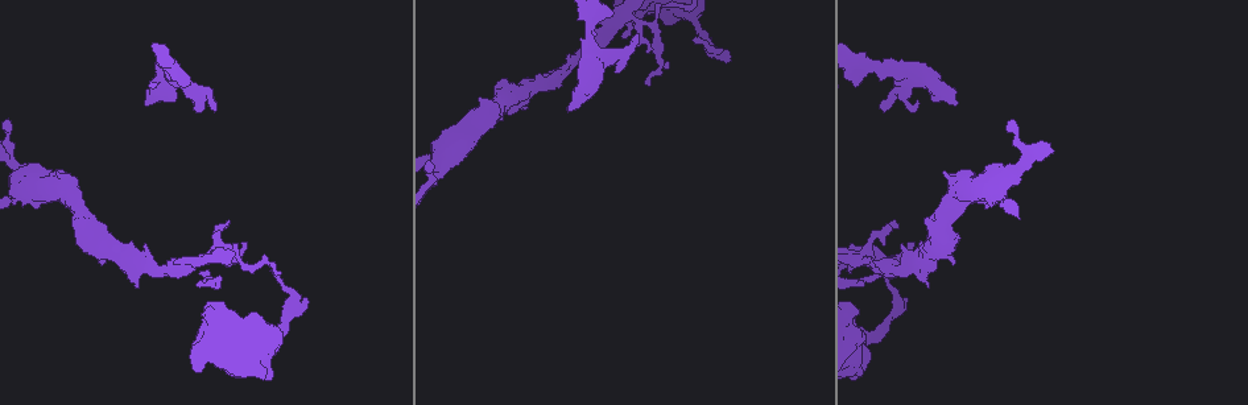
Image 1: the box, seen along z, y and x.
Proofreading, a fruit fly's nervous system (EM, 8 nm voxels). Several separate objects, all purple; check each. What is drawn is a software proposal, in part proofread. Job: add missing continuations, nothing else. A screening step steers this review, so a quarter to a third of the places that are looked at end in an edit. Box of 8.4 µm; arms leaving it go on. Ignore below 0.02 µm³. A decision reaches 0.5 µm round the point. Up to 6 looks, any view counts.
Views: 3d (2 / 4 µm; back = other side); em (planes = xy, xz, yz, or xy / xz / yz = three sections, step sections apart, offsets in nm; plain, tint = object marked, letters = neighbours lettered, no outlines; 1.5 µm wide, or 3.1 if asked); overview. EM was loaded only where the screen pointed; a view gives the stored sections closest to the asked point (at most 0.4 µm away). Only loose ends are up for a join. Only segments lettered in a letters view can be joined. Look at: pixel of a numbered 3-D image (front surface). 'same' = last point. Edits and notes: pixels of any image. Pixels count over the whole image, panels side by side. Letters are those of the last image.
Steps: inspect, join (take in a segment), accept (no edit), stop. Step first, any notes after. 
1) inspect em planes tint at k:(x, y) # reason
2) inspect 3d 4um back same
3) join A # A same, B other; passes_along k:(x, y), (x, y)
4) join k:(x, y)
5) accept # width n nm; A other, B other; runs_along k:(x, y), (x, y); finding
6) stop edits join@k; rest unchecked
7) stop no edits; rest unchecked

inspect em planes letters at 1:(896, 226) # an open end

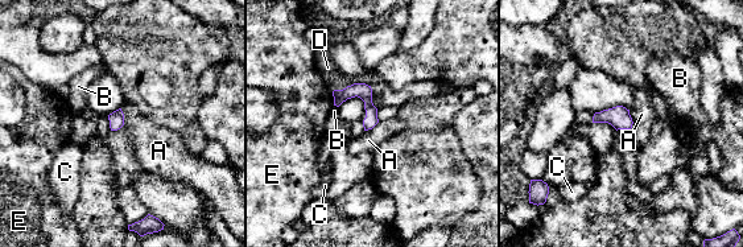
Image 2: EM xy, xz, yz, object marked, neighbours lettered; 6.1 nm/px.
accept # width 80 nm; longest_contact A 120 nm; A other, B other, C other, D other, E other; no lettered segment goes on from it

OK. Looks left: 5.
inspect em planes letters at 1:(217, 110) # free end

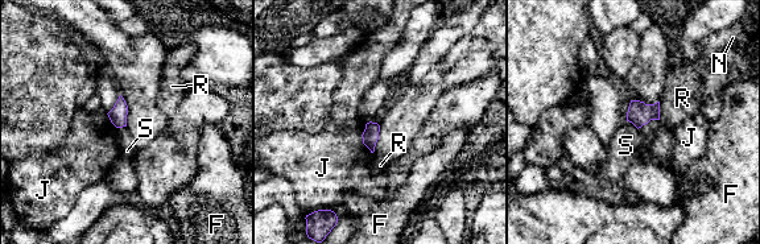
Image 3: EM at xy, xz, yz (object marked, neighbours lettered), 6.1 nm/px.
accept # F other, J other, N other, R other, S other; border 3:(626, 120), (637, 129); none of them fits

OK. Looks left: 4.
inspect 3d 2um at 1:(730, 57) # tapers out

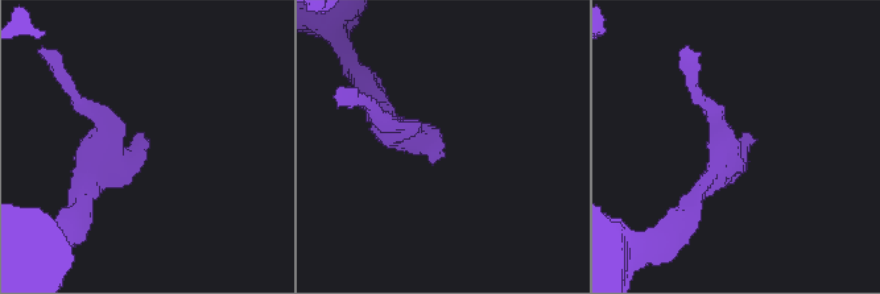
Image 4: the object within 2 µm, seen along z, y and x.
inspect em xz step 8 letters at 4:(744, 135)

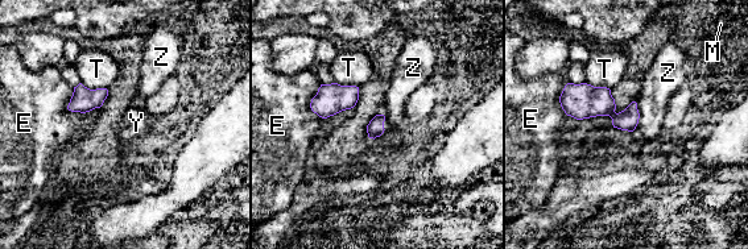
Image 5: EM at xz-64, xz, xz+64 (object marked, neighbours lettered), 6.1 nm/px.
inspect em planes letters same

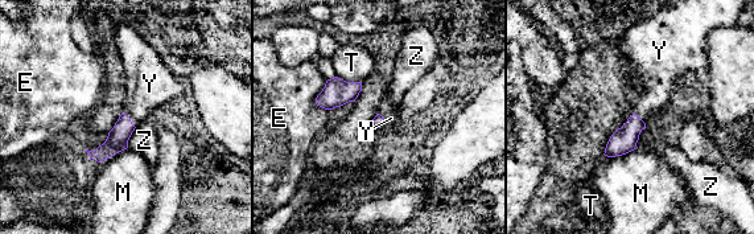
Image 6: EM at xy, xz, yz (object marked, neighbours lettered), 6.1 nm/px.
join Y # longest_contact M 220 nm; E other, M other, T other, Y same, Z other; passes_along 6:(378, 120), (383, 118), (391, 118); it goes on there

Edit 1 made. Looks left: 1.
stop edits join@6; rest unchecked

